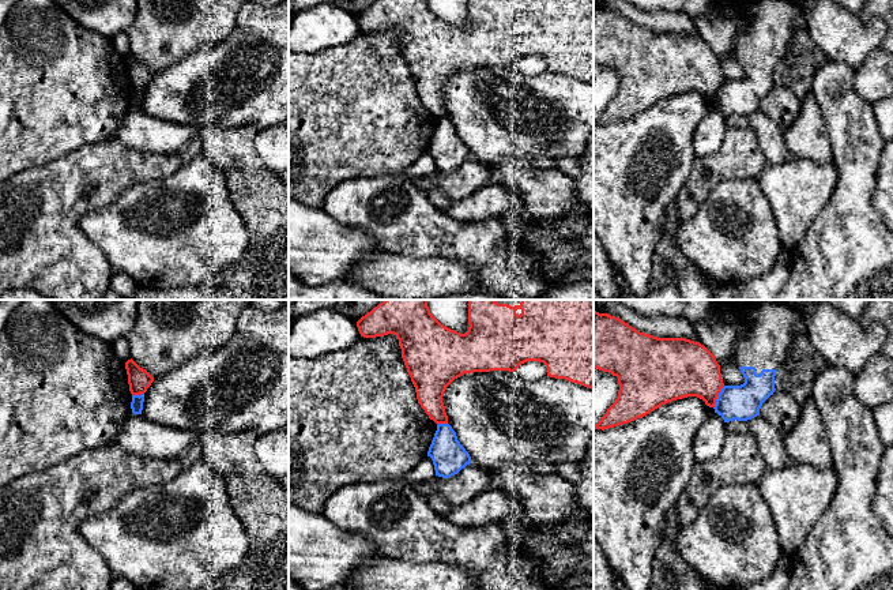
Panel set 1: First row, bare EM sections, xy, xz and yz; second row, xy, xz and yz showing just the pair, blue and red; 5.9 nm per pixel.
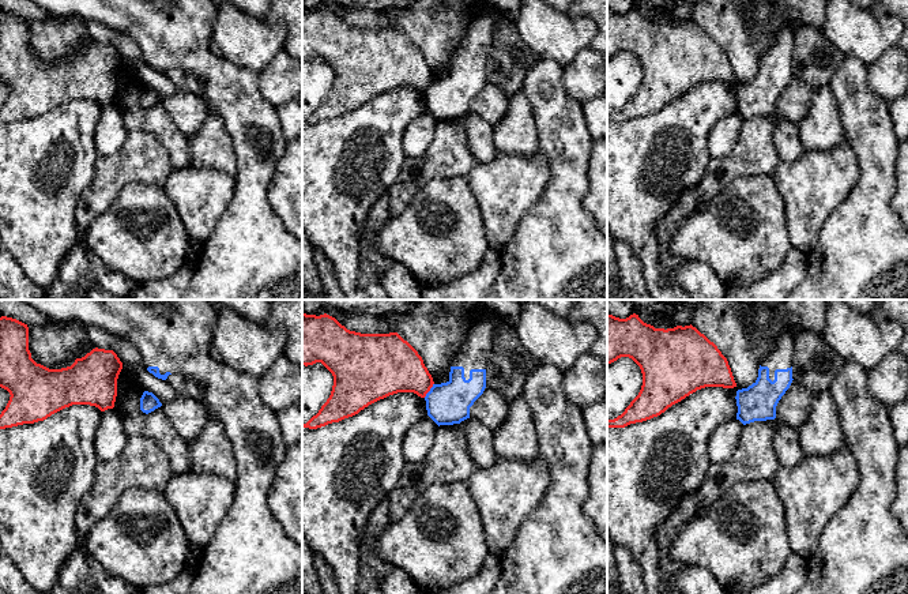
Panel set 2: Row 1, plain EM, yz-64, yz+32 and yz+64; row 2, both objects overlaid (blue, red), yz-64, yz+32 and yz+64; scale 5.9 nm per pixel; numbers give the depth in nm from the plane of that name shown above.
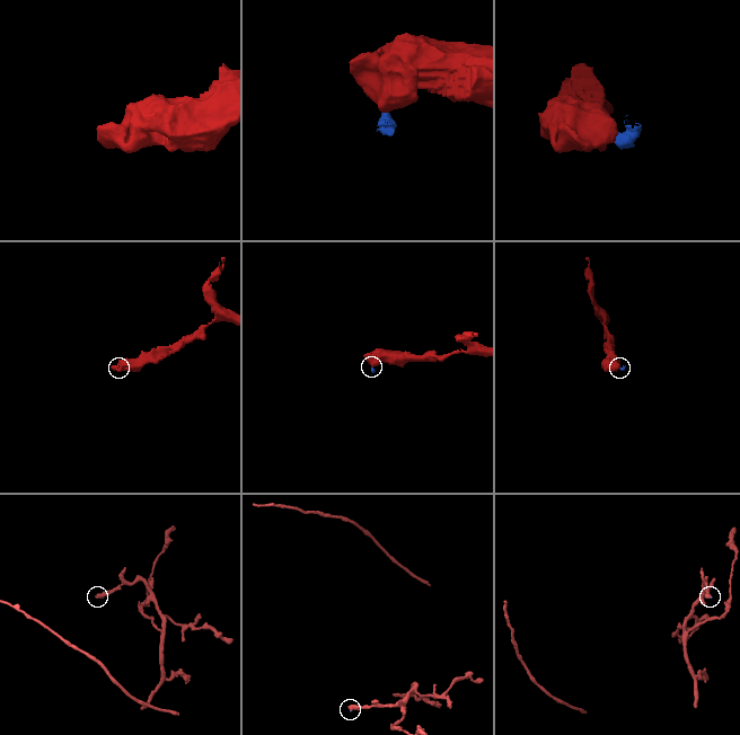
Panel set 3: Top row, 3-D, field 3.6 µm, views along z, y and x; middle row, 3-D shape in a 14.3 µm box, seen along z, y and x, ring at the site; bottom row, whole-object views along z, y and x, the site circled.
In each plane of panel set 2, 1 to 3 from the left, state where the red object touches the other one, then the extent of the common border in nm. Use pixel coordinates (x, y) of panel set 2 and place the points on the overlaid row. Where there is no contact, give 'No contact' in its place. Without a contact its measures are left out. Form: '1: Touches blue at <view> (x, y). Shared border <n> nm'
1: No contact
2: Touches blue at yz+32 (430, 390). Shared border 110 nm
3: No contact

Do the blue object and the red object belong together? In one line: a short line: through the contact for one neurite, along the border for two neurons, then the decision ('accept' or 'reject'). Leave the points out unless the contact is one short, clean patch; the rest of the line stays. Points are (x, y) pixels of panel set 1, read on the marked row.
line yz (724, 386), (713, 408); reject

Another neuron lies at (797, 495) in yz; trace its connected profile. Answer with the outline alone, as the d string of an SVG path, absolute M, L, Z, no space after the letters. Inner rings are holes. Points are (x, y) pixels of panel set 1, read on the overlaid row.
M790 461L780 470L765 471L758 486L772 512L783 555L792 557L802 548L815 522L828 510L837 482L833 465L829 469L817 469Z

